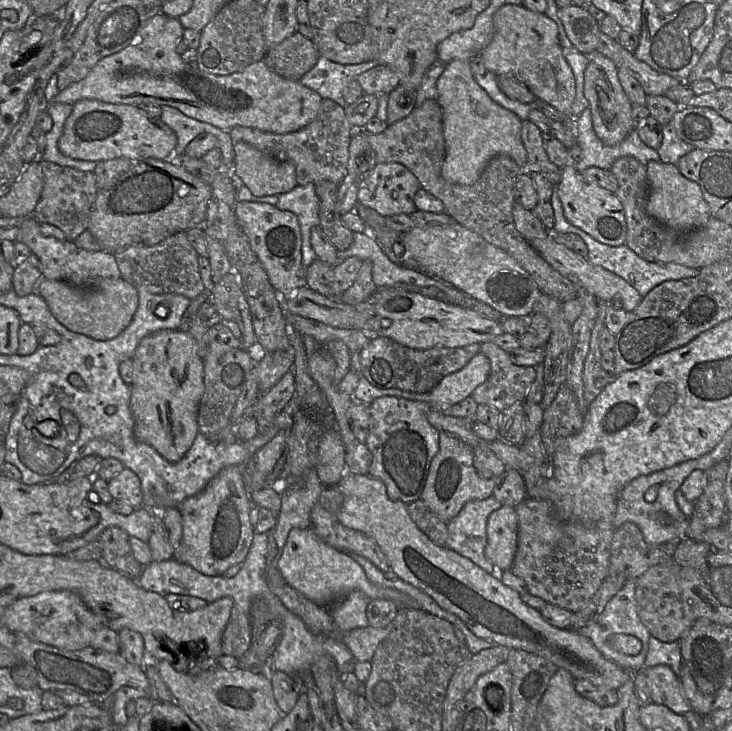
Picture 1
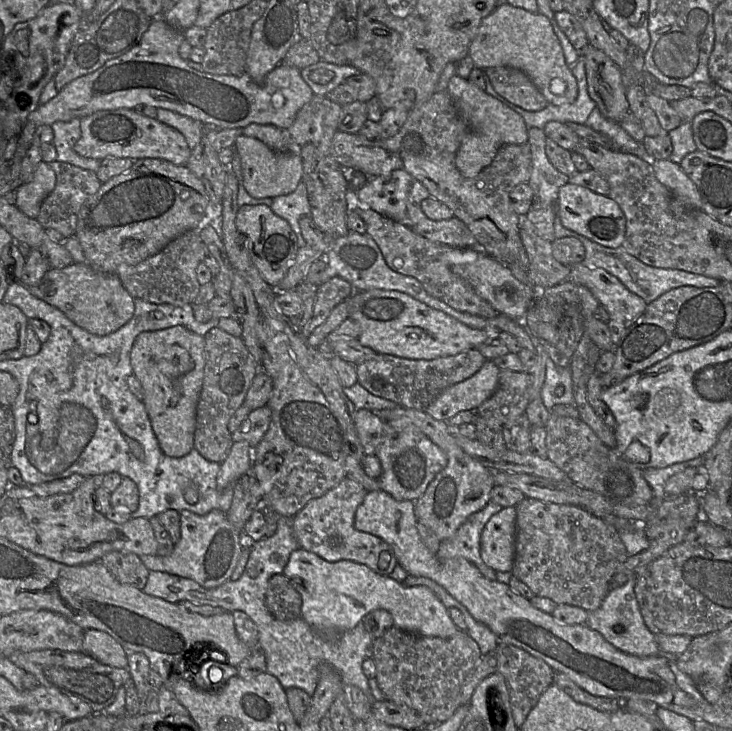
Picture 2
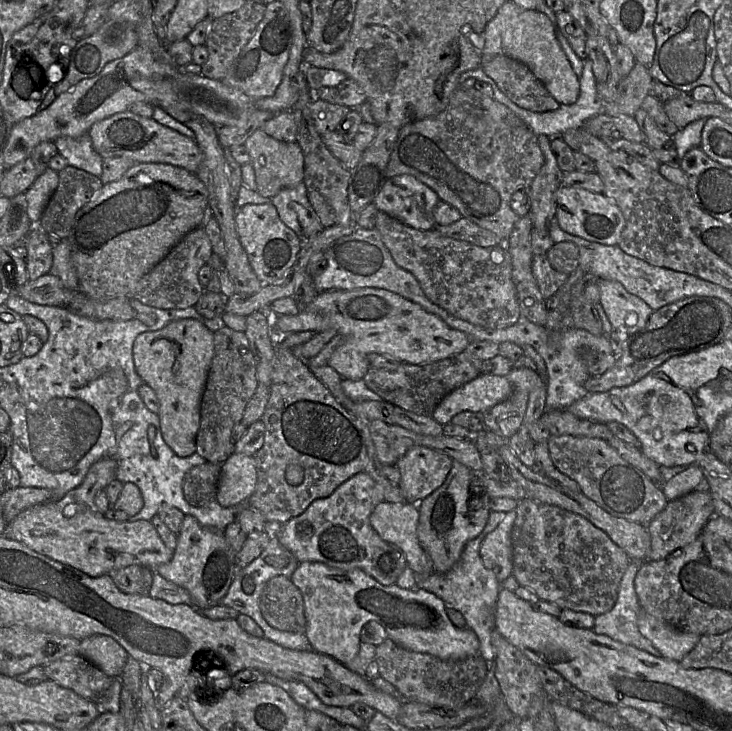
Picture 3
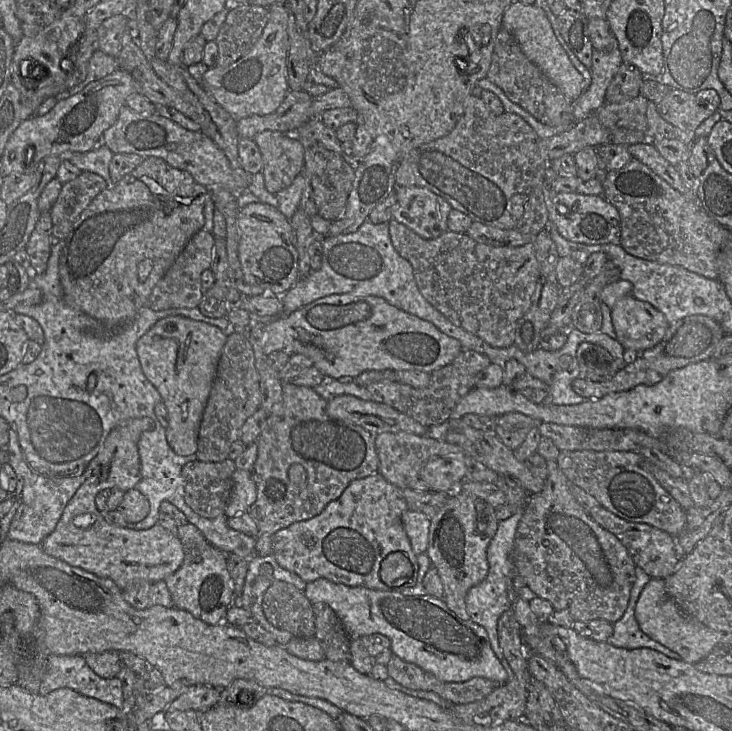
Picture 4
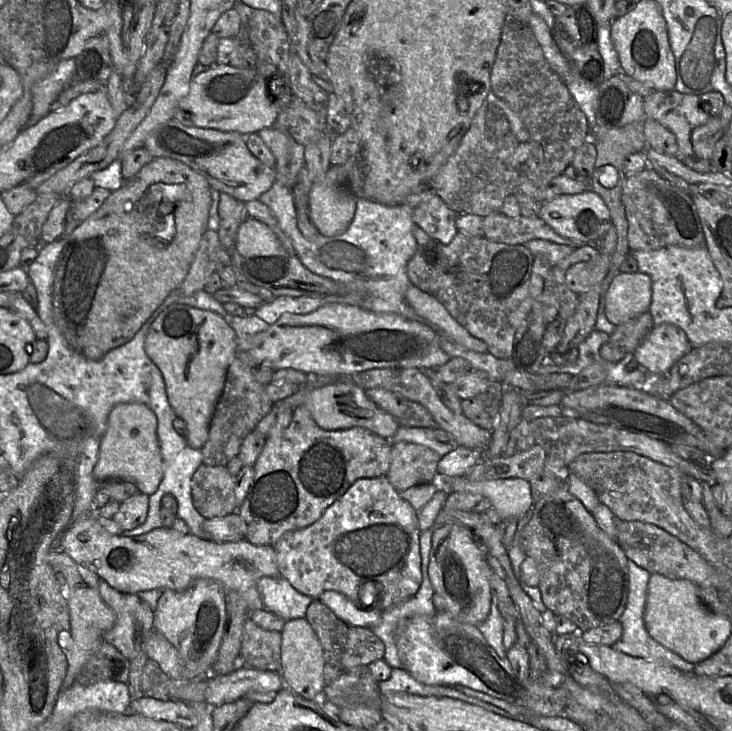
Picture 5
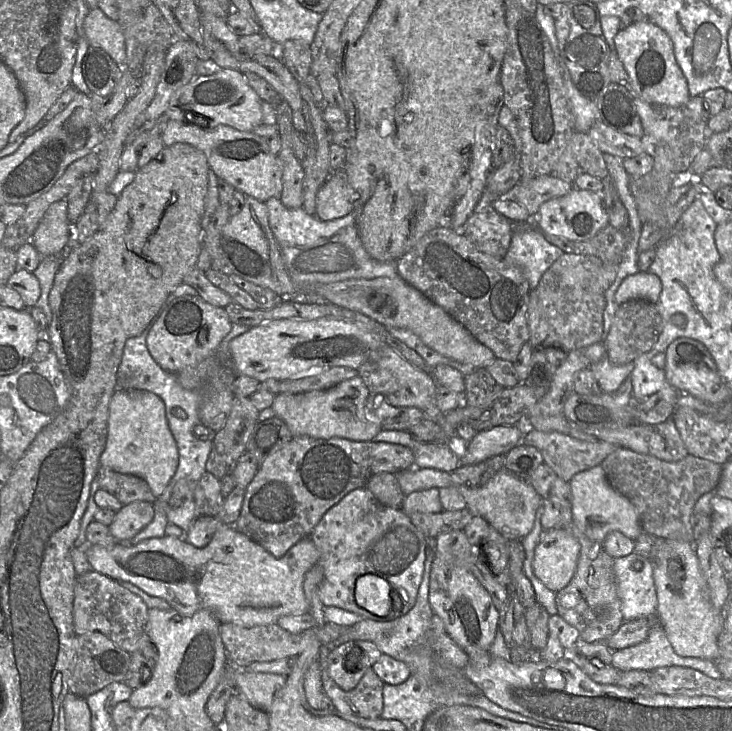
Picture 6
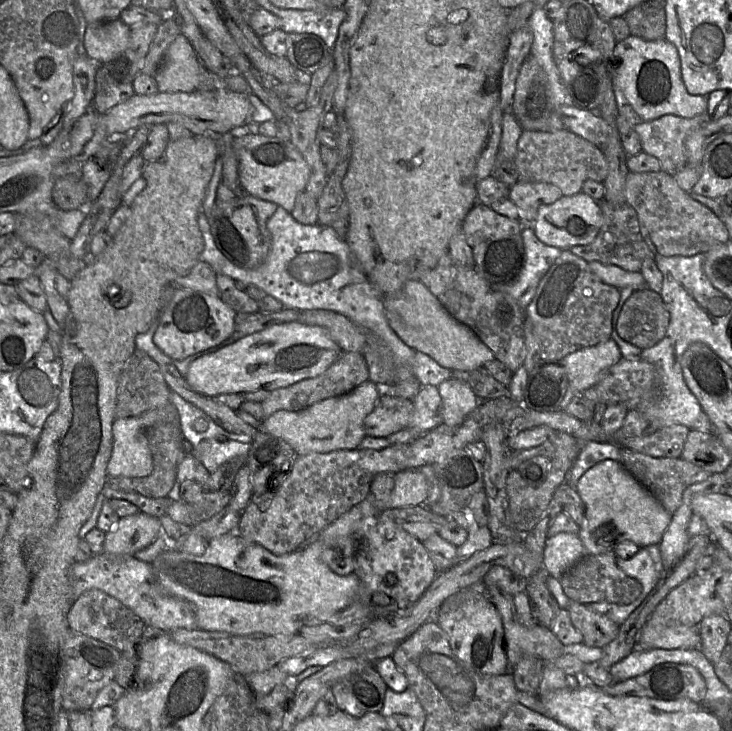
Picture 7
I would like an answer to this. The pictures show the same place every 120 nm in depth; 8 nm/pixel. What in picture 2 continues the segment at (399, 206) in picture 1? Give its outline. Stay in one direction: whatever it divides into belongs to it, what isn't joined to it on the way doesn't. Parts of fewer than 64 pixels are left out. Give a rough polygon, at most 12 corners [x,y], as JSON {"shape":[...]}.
{"shape":[[404,169],[370,177],[355,203],[413,227],[427,188]]}

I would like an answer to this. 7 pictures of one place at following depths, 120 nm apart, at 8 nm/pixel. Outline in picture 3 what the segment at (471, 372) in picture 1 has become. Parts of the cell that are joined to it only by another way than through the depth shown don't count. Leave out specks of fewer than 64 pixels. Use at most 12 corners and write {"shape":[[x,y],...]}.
{"shape":[[482,373],[446,395],[432,416],[485,413],[507,400],[506,376]]}

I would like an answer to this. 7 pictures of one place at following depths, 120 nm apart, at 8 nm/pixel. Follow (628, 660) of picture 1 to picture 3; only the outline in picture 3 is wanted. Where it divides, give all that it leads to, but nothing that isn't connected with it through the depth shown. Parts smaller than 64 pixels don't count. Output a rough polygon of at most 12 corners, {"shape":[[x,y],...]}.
{"shape":[[630,562],[614,607],[595,616],[593,631],[660,657],[638,628],[642,610]]}

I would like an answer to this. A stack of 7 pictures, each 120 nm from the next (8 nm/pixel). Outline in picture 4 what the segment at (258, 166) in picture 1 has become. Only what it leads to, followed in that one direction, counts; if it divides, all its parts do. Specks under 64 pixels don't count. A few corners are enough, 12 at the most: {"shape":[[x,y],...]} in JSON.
{"shape":[[265,130],[254,141],[268,192],[303,172],[296,136]]}

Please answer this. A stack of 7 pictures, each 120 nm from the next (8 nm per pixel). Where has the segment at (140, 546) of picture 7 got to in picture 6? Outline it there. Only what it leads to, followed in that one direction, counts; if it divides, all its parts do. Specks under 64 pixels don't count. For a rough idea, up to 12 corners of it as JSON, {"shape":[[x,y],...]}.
{"shape":[[151,502],[123,505],[109,526],[118,541],[131,539],[153,517]]}

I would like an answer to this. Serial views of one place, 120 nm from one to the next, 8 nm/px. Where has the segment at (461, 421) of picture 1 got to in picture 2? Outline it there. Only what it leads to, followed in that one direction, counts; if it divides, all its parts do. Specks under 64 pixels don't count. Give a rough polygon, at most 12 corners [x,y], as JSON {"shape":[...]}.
{"shape":[[401,406],[446,454],[446,467],[415,501],[417,520],[441,541],[491,501],[494,472],[467,455],[448,422]]}

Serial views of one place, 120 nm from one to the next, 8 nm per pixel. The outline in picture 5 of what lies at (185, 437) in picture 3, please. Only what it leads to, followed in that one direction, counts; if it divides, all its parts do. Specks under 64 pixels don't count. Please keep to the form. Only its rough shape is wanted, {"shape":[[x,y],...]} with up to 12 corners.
{"shape":[[173,303],[145,337],[201,449],[235,355],[219,314]]}

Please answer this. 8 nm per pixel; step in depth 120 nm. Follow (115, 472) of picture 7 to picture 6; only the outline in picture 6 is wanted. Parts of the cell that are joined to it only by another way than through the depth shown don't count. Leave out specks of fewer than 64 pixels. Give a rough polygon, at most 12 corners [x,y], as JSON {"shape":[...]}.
{"shape":[[117,389],[100,467],[157,498],[179,463],[163,400]]}

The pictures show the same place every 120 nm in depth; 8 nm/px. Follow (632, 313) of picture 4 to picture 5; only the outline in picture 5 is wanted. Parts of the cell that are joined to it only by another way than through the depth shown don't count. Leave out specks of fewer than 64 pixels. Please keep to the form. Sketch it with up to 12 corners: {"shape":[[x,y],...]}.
{"shape":[[673,324],[653,327],[633,356],[664,377],[693,348]]}

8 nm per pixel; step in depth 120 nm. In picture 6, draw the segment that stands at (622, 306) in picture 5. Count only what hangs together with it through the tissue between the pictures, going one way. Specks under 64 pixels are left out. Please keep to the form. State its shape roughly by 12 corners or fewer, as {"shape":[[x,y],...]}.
{"shape":[[639,271],[626,277],[615,293],[618,305],[631,299],[656,303],[660,278]]}

